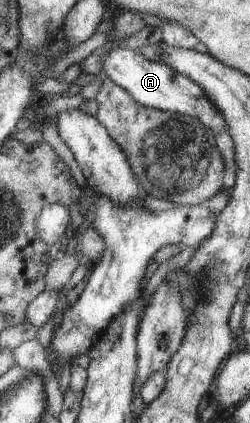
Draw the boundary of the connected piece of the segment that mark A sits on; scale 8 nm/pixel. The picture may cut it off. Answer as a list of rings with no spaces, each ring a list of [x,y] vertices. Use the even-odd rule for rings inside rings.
[[[123,43],[117,48],[113,47],[104,57],[101,69],[102,75],[106,75],[119,87],[126,88],[139,104],[161,111],[196,117],[206,127],[210,127],[214,134],[220,133],[222,129],[228,130],[223,113],[211,103],[207,93],[198,83],[183,75],[182,72],[177,73],[167,64],[152,61],[152,59],[140,55],[138,51],[134,50],[133,44]]]

